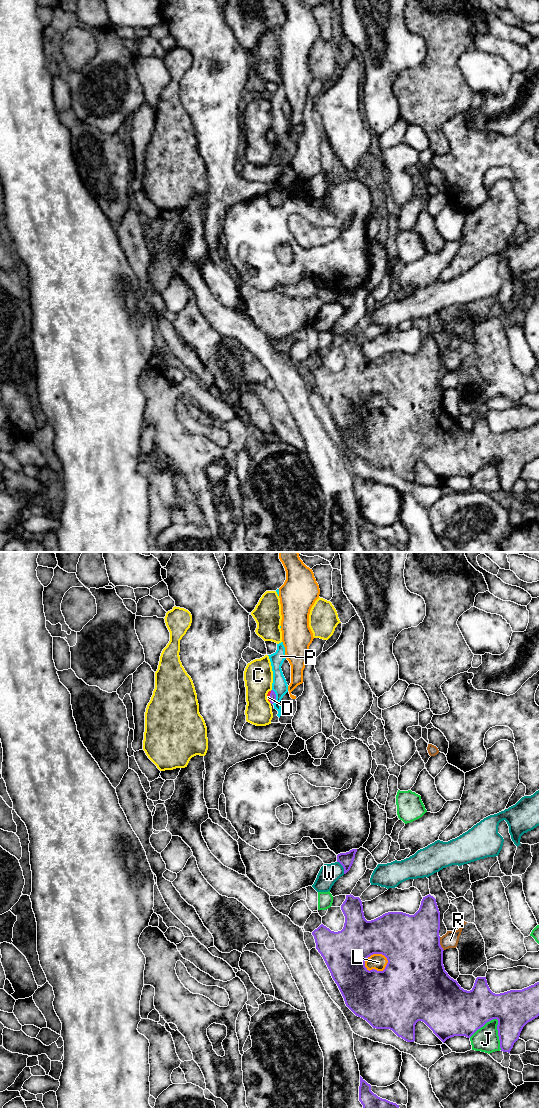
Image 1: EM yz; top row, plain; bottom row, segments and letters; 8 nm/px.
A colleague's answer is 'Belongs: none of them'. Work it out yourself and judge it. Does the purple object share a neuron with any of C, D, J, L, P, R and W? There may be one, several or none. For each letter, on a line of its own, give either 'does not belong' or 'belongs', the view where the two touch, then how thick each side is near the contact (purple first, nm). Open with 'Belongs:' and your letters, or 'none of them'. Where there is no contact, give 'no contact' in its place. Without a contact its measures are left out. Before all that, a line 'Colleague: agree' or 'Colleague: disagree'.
Colleague: disagree
Belongs: D
C: does not belong | no contact
D: belongs | yz | 50/30 nm
J: does not belong | yz | 320/200 nm
L: does not belong | yz | 480/130 nm
P: does not belong | yz | 50/120 nm
R: does not belong | yz | 460/130 nm
W: does not belong | yz | 110/160 nm

